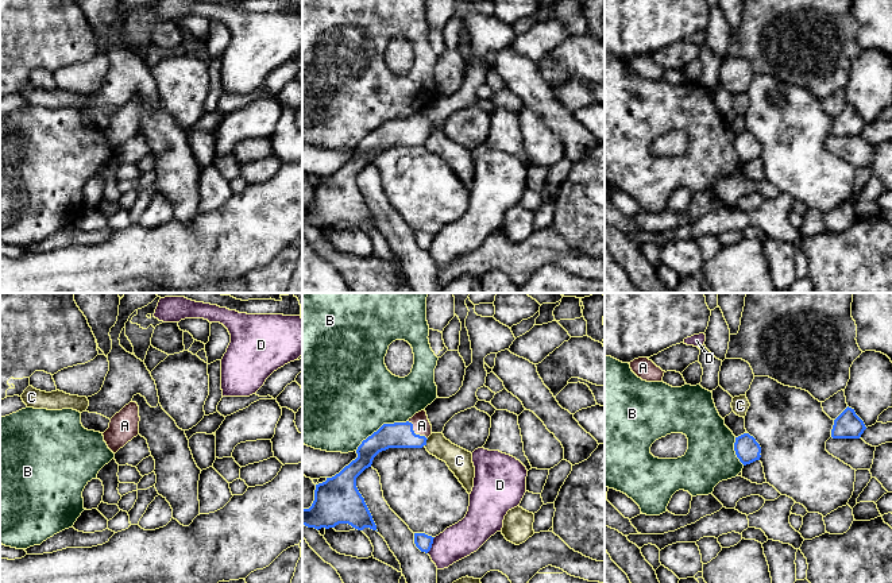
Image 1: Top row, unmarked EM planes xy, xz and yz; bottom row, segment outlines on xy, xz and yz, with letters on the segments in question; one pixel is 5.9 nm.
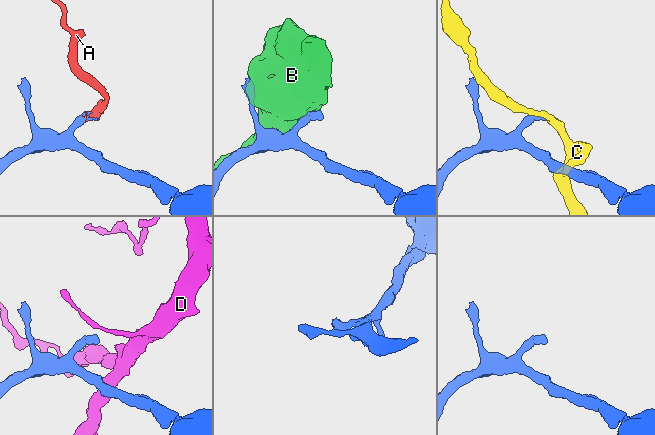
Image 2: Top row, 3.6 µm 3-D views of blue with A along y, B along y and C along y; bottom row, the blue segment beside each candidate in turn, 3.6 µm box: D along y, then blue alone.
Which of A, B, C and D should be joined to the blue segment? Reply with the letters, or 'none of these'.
A

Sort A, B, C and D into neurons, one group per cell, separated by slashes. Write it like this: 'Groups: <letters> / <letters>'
Groups: A / B / C / D

